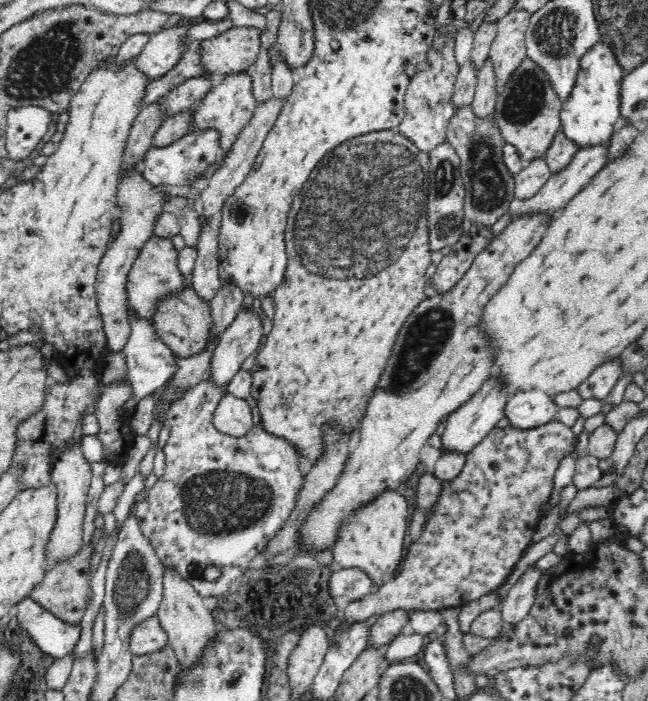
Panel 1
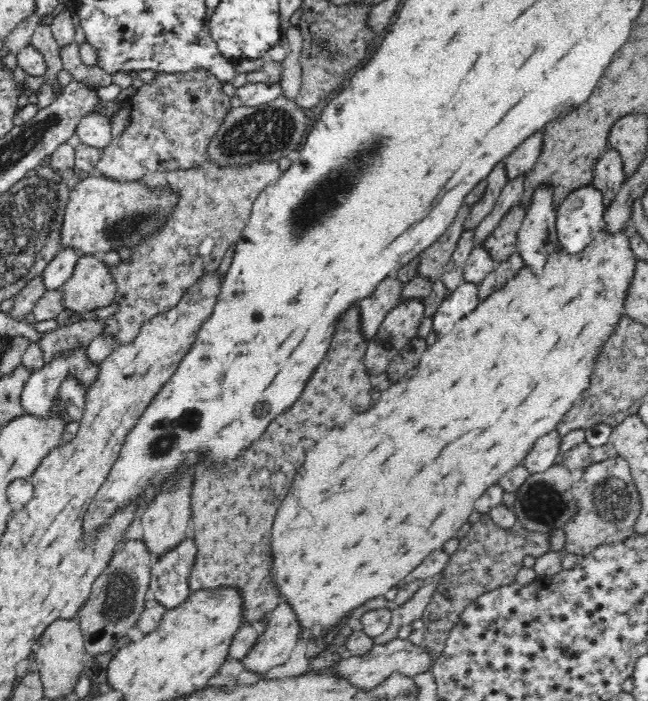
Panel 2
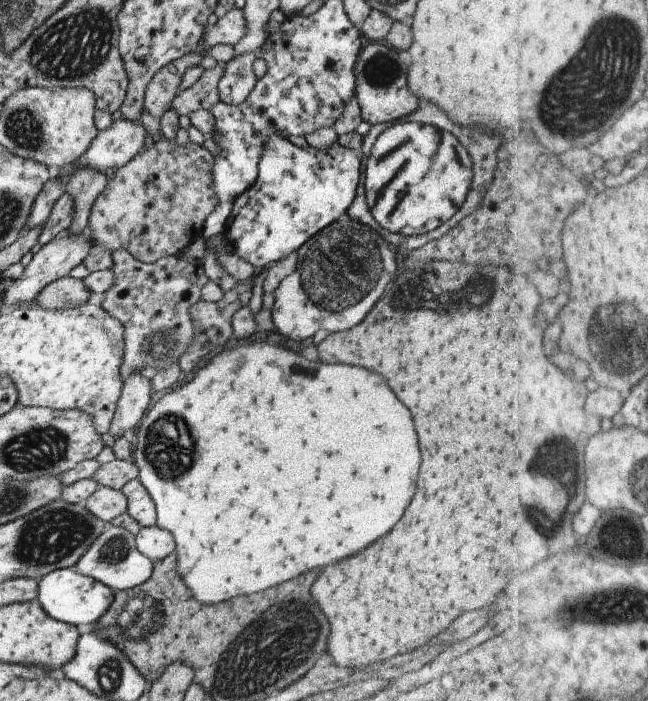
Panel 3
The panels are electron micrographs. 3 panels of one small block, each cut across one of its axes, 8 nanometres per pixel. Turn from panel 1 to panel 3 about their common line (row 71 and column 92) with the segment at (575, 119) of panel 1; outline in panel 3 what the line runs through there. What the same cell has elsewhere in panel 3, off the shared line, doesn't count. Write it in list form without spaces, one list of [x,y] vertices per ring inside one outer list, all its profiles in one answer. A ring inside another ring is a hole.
[[[74,568],[57,569],[45,574],[37,581],[35,598],[50,618],[79,626],[99,620],[113,602],[113,592],[107,586],[91,577],[79,574]]]

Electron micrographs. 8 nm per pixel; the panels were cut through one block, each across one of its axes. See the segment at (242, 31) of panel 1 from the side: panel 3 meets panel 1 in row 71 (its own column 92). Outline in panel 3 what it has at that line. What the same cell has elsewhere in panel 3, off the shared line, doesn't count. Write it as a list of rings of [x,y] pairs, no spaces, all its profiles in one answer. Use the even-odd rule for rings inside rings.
[[[162,138],[141,151],[115,169],[113,178],[107,180],[105,188],[93,201],[86,226],[91,232],[89,238],[93,245],[101,243],[109,253],[125,249],[135,260],[152,263],[164,256],[177,255],[197,238],[202,238],[203,222],[217,206],[217,198],[211,188],[213,154],[191,141],[179,146],[175,138]]]

